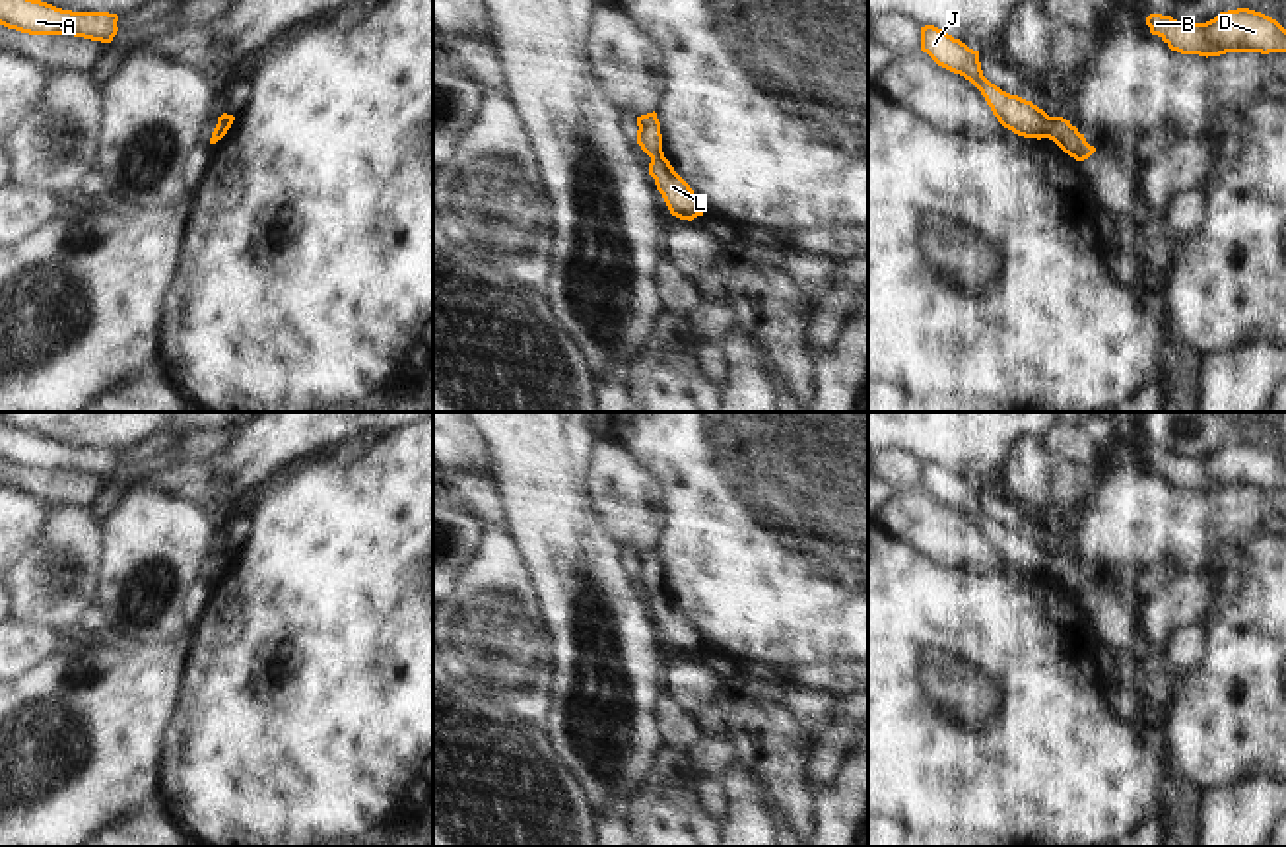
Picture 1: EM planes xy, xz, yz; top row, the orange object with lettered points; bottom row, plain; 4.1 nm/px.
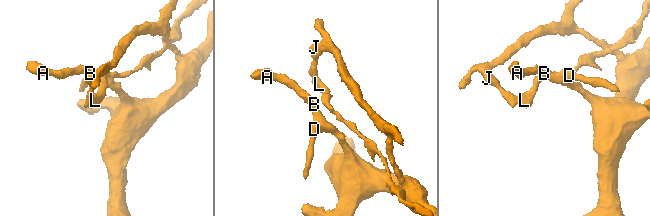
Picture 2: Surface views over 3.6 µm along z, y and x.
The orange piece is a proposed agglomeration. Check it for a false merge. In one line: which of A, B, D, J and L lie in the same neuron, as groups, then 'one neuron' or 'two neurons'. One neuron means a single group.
A B D J / L | two neurons

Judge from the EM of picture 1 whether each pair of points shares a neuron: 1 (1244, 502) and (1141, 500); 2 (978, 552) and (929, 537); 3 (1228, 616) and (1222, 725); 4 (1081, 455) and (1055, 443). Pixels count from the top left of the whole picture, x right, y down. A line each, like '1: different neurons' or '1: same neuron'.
1: same neuron
2: same neuron
3: same neuron
4: same neuron

